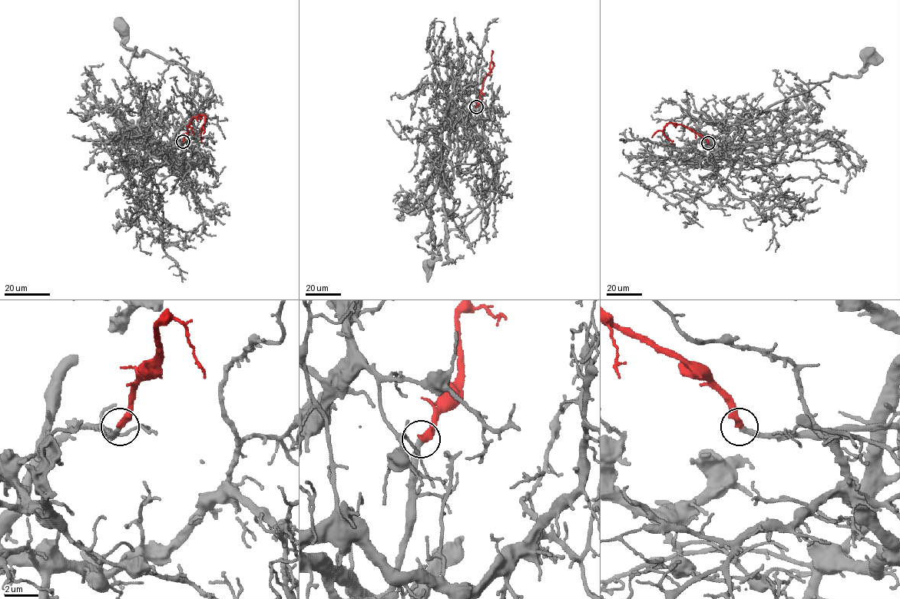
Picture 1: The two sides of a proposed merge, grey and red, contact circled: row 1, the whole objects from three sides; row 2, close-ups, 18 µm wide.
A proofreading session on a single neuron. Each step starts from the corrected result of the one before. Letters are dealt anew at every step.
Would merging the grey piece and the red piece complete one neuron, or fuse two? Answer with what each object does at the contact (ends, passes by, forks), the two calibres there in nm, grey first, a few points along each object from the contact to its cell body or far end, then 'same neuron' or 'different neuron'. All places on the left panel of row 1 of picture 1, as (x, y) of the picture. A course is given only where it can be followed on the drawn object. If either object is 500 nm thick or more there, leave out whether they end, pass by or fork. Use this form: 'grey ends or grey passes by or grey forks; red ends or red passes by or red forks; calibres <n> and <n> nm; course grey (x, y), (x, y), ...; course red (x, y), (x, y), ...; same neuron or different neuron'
grey ends; red ends; calibres 320 and 360 nm; course grey (182, 141), (170, 148), (210, 82), (178, 63), (134, 55), (124, 45), (123, 27); course red (183, 141), (192, 120), (203, 115), (200, 142); same neuron

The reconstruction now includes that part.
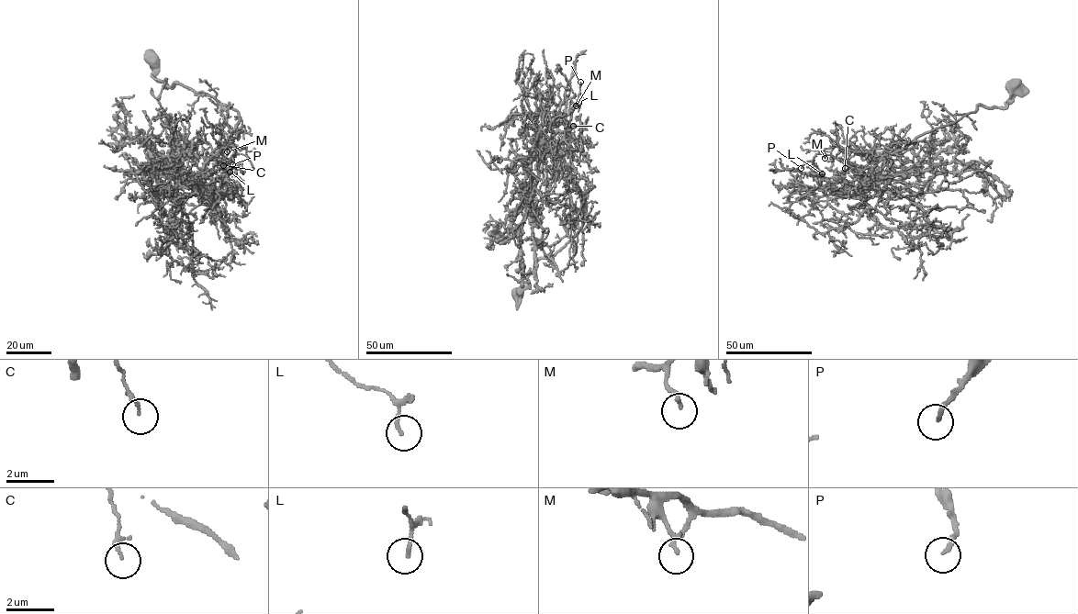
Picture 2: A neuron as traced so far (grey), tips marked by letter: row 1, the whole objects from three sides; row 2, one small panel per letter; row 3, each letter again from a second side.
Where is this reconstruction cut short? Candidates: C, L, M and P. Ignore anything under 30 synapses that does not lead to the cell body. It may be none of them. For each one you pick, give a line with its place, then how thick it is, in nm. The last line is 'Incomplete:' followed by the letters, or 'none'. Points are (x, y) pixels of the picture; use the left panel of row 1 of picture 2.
Incomplete: none

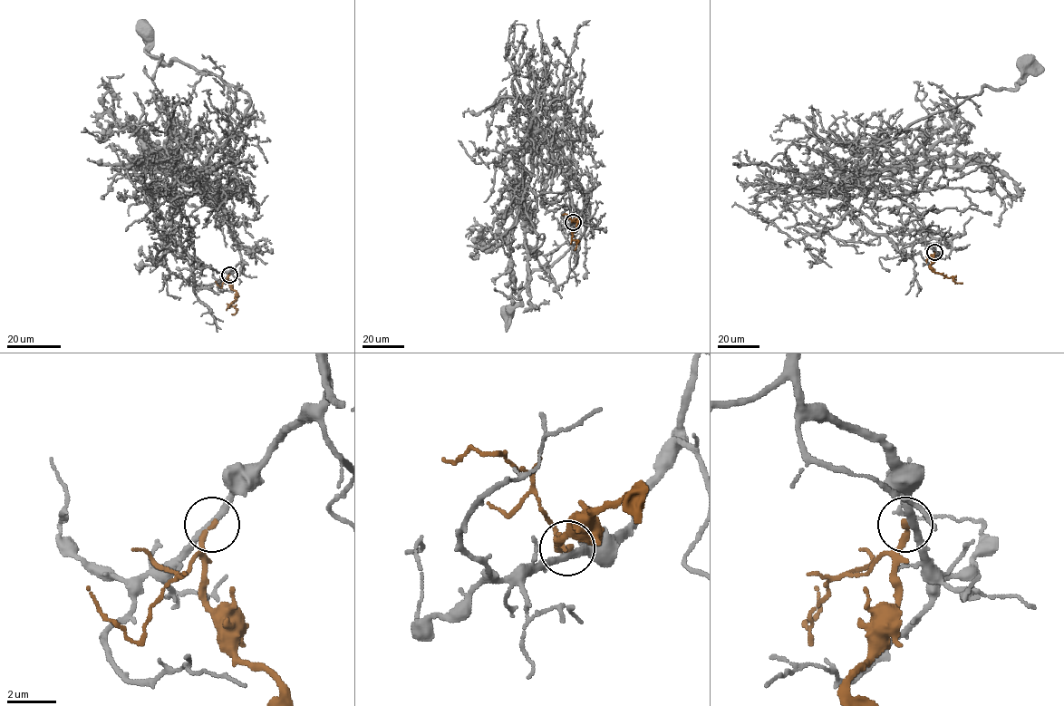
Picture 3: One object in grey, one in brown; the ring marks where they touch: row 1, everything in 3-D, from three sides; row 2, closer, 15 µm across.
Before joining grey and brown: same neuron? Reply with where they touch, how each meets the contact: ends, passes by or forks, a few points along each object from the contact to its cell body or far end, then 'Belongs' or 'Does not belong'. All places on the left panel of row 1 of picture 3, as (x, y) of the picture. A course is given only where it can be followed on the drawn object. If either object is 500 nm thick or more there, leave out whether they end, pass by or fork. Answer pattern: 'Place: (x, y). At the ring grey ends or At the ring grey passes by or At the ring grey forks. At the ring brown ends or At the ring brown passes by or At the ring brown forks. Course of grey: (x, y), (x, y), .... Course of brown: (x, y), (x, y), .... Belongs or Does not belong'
Place: (229, 275). At the ring grey passes by. At the ring brown ends. Course of grey: (228, 275), (241, 255), (225, 207), (195, 188), (249, 96), (212, 73), (160, 64), (148, 53), (147, 31). Course of brown: (228, 275), (228, 284), (236, 293), (235, 301), (227, 306), (235, 308), (236, 311), (231, 314). Does not belong

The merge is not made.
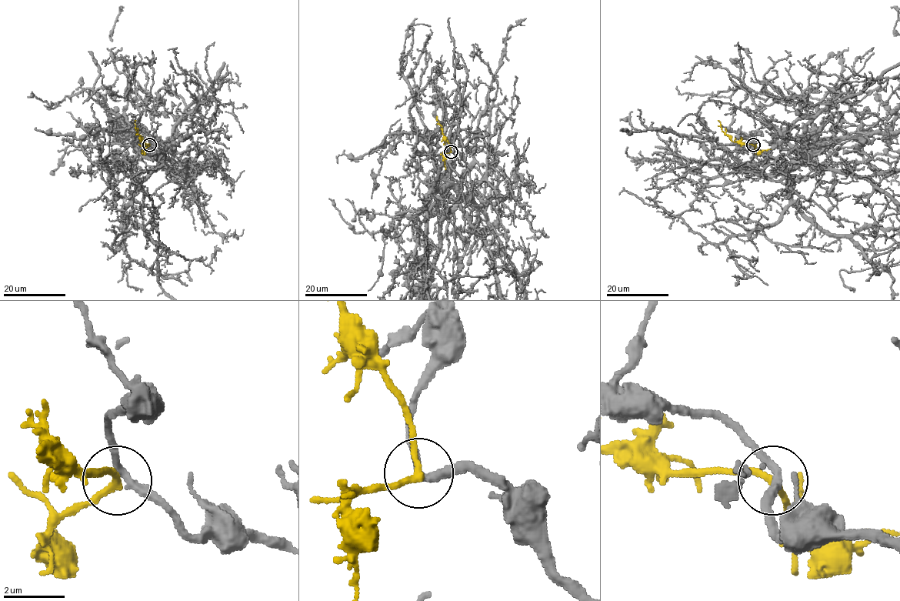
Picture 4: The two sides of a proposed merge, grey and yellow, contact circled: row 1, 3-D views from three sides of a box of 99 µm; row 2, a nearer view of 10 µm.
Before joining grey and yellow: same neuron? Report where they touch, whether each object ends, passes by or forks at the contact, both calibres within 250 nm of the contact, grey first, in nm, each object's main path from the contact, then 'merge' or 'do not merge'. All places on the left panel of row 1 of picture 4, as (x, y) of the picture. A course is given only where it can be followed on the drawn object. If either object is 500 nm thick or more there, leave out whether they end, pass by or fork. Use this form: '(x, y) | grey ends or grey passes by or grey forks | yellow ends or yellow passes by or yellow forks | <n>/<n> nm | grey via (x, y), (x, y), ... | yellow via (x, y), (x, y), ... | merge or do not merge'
(149, 145) | grey passes by | yellow passes by | 240/200 nm | yellow via (149, 145), (141, 141), (135, 129), (135, 120) | merge

